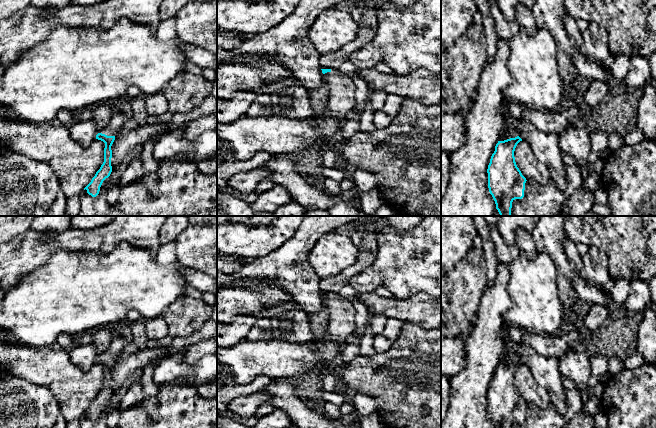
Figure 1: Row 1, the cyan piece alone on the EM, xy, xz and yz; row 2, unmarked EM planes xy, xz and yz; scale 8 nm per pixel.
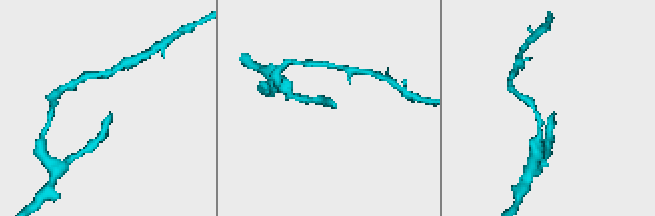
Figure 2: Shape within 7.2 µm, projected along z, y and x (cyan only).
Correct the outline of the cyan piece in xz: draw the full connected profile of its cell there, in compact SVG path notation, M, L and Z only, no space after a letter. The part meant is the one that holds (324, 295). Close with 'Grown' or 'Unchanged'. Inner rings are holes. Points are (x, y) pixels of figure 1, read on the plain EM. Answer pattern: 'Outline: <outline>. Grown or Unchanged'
Outline: M321 293L323 305L329 310L330 316L326 335L343 341L354 331L354 316L356 310L352 302L343 298L339 293Z. Grown

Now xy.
Outline: M125 319L105 327L105 329L110 332L110 345L104 352L99 353L96 359L96 363L105 367L104 386L91 406L84 412L92 421L96 421L99 418L103 405L108 402L112 396L111 370L115 364L115 359L121 355L124 347L132 341L131 326L132 323Z. Grown

